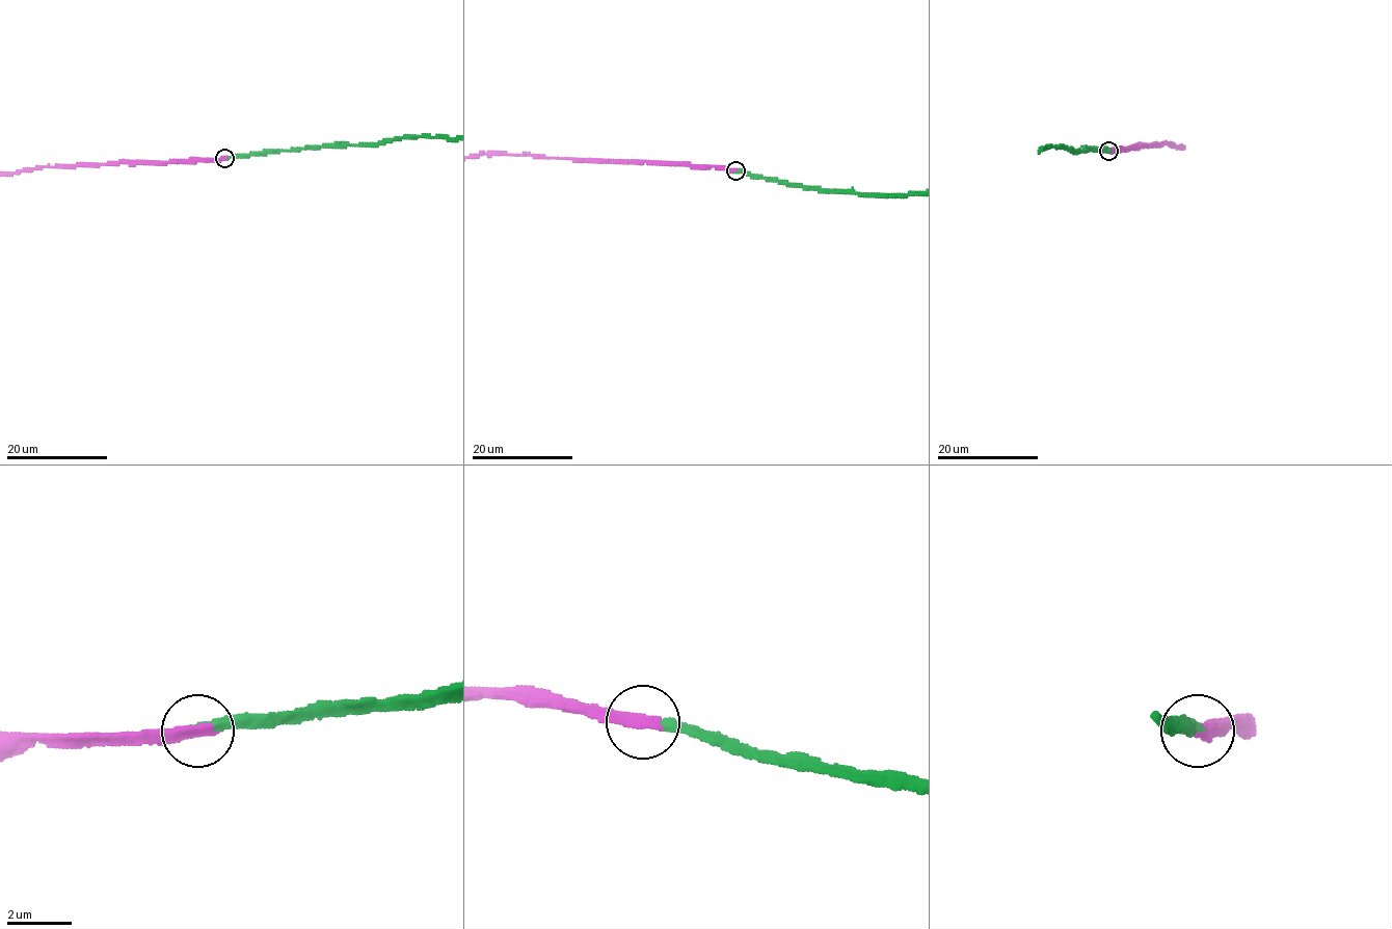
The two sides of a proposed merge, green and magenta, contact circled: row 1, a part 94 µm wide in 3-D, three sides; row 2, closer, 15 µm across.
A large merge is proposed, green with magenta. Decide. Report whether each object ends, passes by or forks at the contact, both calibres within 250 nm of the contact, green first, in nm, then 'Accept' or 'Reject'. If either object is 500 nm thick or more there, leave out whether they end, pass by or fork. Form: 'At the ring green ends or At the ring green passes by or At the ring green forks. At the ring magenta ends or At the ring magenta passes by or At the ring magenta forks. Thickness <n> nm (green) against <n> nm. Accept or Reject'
At the ring green ends. At the ring magenta ends. Thickness 300 nm (green) against 340 nm. Accept

